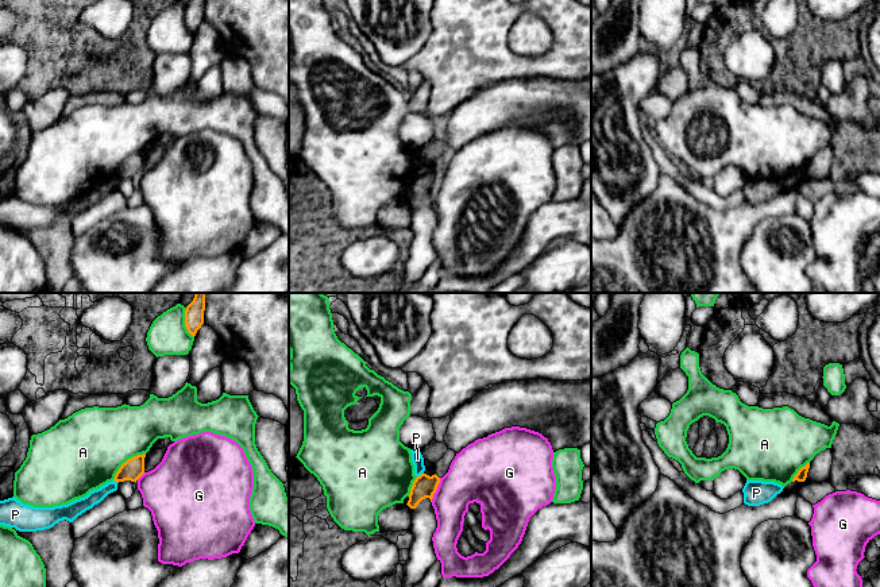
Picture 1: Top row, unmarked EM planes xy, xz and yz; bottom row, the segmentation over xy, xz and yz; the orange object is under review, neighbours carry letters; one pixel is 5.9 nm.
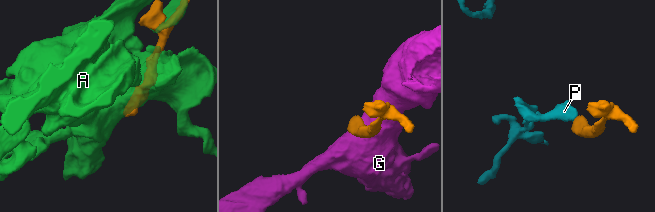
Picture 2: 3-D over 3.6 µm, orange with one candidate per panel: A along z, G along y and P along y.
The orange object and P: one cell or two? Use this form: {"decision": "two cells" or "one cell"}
{"decision": "two cells"}

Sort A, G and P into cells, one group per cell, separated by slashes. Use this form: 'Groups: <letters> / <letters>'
Groups: A / G / P

